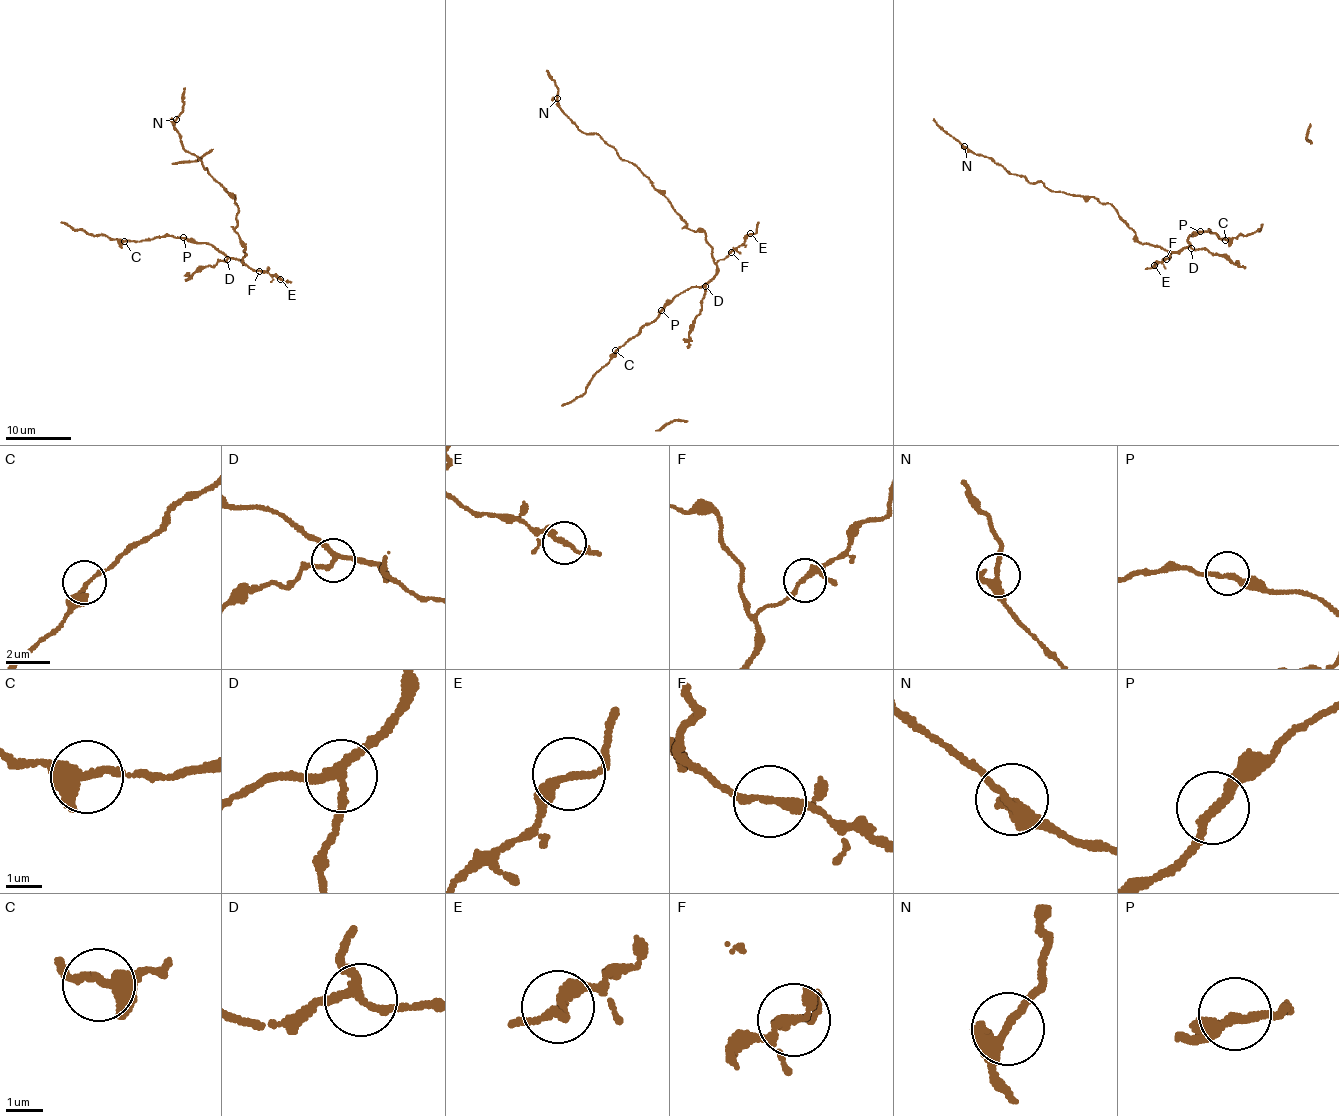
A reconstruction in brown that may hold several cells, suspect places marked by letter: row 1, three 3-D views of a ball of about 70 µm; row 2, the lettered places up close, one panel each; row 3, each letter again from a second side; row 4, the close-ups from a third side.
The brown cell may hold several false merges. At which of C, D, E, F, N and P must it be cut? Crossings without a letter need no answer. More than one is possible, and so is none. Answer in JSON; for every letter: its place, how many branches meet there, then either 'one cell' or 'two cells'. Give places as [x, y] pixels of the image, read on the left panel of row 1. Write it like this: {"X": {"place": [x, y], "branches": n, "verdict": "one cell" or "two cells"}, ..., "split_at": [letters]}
{"C": {"place": [124, 241], "branches": 3, "verdict": "one cell"}, "D": {"place": [227, 259], "branches": 3, "verdict": "two cells"}, "E": {"place": [280, 279], "branches": 2, "verdict": "one cell"}, "F": {"place": [259, 271], "branches": 3, "verdict": "one cell"}, "N": {"place": [176, 119], "branches": 3, "verdict": "one cell"}, "P": {"place": [183, 237], "branches": 2, "verdict": "one cell"}, "split_at": ["D"]}

